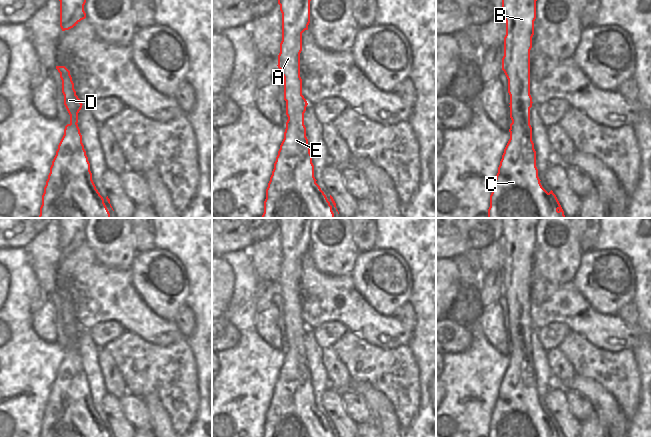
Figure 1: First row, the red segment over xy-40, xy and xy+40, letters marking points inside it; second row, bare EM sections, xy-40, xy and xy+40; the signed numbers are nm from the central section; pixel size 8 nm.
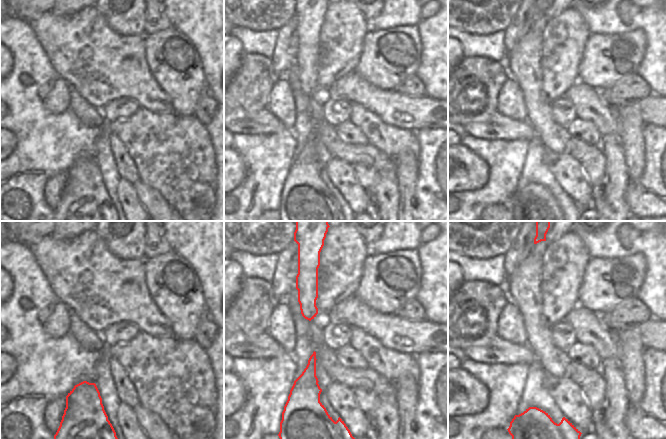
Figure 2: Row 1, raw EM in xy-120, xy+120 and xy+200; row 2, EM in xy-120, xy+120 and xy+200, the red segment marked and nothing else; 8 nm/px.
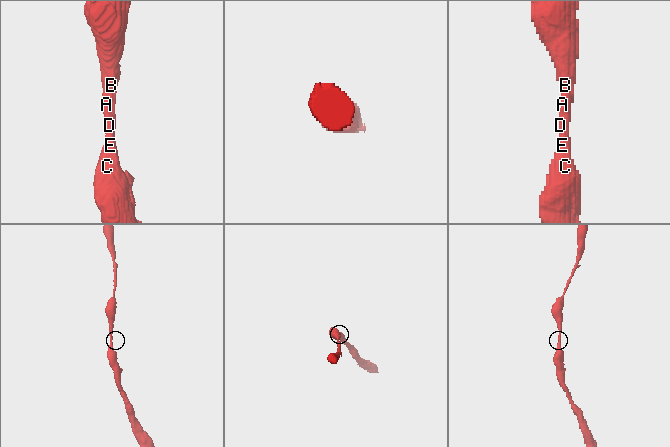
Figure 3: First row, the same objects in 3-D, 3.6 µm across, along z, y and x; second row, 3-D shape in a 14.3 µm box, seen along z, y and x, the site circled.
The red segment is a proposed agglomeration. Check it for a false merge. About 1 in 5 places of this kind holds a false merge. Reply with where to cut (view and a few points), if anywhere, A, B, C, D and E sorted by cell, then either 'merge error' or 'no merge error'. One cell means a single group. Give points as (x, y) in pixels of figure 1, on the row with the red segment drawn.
no cut | A B C D E | no merge error

